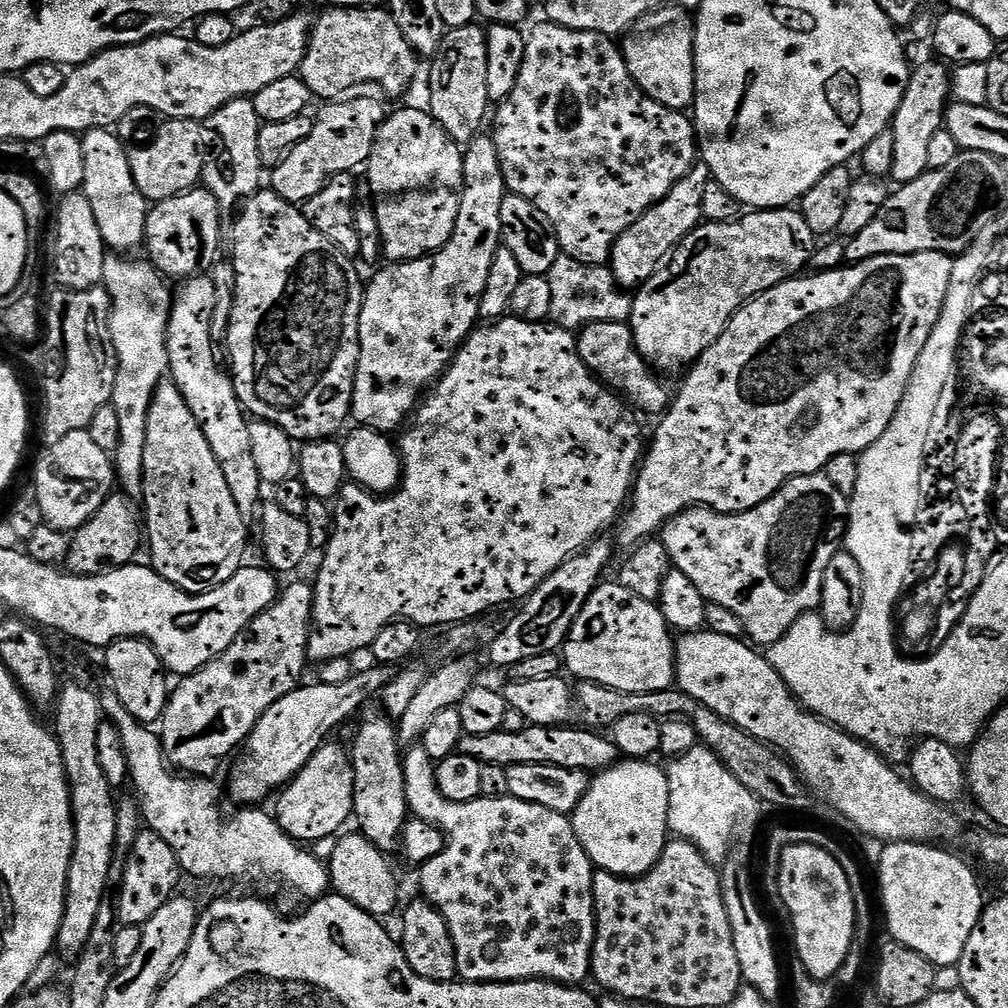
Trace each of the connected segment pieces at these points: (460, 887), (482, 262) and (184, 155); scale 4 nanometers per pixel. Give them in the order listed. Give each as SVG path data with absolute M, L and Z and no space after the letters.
M412 746L403 753L404 785L406 786L406 802L408 811L413 817L440 828L444 834L445 846L441 853L419 865L419 895L432 903L446 918L446 926L450 930L450 938L454 938L456 957L458 958L458 976L461 981L470 984L505 984L515 980L552 980L555 984L583 985L589 979L592 970L592 947L596 937L596 911L594 910L594 865L592 859L582 850L582 842L574 834L571 819L565 813L546 810L546 806L531 804L513 796L502 798L486 798L470 802L450 802L438 790L436 769L430 754L426 754L423 746Z
M491 135L475 136L463 153L464 189L460 192L460 209L452 237L439 252L419 256L416 260L389 263L389 268L381 267L376 270L381 272L374 273L372 281L367 281L360 315L360 357L350 413L351 419L356 419L355 423L359 427L385 434L392 434L395 428L403 429L422 397L447 371L457 350L480 320L480 303L486 290L486 278L490 278L494 254L502 247L502 202L506 189L502 178L502 162L498 162L498 146L492 141Z
M165 119L149 144L133 147L128 157L140 193L150 202L155 202L174 198L197 187L204 174L206 152L200 149L204 144L204 136L205 129L195 120Z

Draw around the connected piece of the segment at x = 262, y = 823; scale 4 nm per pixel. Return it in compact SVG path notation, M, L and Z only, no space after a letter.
M111 690L99 693L100 705L105 717L115 724L120 730L122 750L126 754L128 774L131 787L136 787L135 799L140 805L140 814L147 831L158 834L174 850L174 858L178 858L181 873L197 876L200 880L244 880L247 876L273 876L281 880L288 888L293 888L300 896L309 896L309 901L315 902L329 891L328 865L323 859L319 860L312 852L307 852L307 847L301 846L292 837L280 829L275 815L268 816L256 806L248 806L237 816L224 820L220 813L220 796L222 800L222 788L212 778L201 778L187 774L174 774L171 767L166 766L164 748L160 744L160 737L147 724L138 723L122 706L118 694Z

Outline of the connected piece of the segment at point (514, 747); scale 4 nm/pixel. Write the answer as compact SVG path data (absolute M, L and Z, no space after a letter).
M528 726L522 733L498 731L481 736L465 736L460 742L458 752L461 756L475 756L481 764L500 764L507 769L515 764L549 764L562 766L566 770L582 770L589 774L605 772L621 759L616 743L607 735L583 726L572 727Z

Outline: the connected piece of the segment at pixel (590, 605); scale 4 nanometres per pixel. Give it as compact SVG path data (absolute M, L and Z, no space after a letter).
M618 582L601 583L590 594L582 614L574 622L562 649L562 664L576 675L577 681L589 680L623 692L661 692L673 687L676 679L676 645L673 629L660 613L659 603L630 594Z

